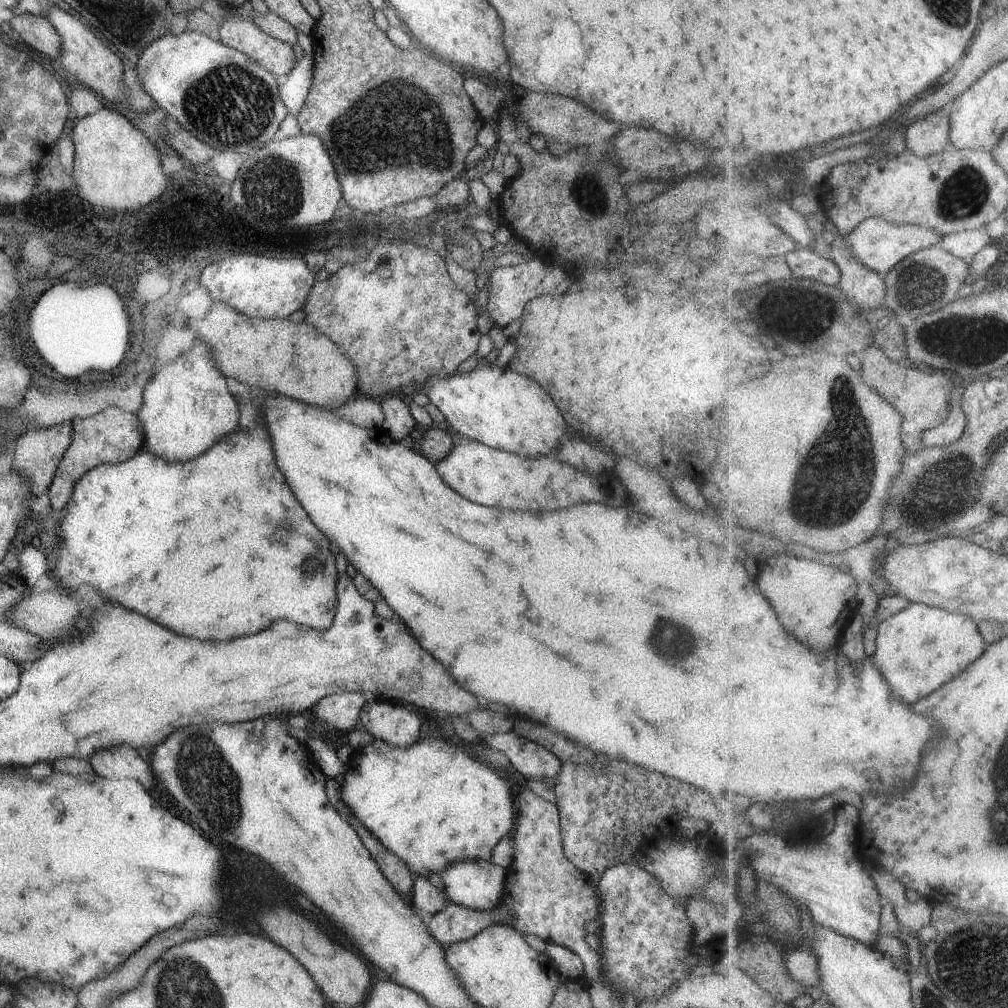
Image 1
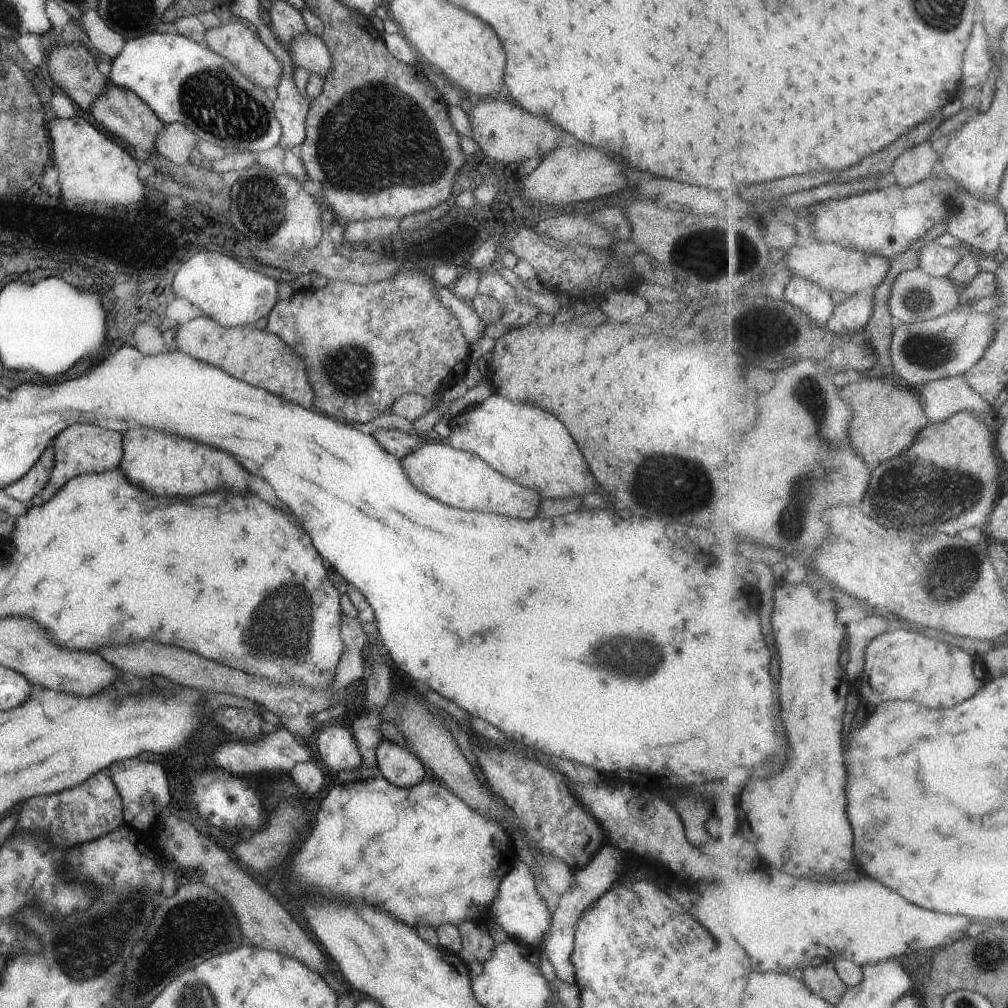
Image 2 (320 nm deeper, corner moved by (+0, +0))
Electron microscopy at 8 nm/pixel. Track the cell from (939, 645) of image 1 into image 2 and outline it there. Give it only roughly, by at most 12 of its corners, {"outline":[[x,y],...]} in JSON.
{"outline":[[917,630],[867,648],[861,703],[953,708],[983,662]]}

